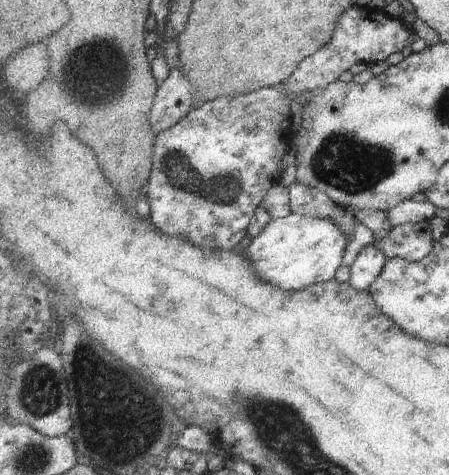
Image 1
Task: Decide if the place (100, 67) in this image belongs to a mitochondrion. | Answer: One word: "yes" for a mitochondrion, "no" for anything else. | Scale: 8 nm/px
yes

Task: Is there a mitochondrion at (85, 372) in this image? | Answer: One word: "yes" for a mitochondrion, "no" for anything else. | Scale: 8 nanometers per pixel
yes

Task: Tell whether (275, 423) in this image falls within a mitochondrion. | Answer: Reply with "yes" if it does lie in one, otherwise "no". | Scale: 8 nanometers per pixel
yes

